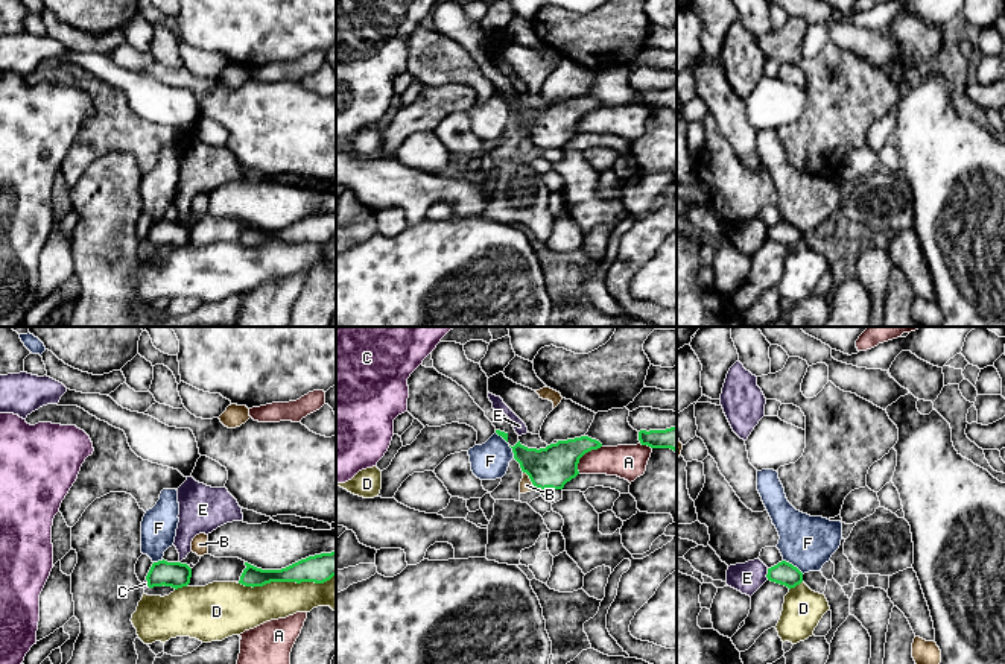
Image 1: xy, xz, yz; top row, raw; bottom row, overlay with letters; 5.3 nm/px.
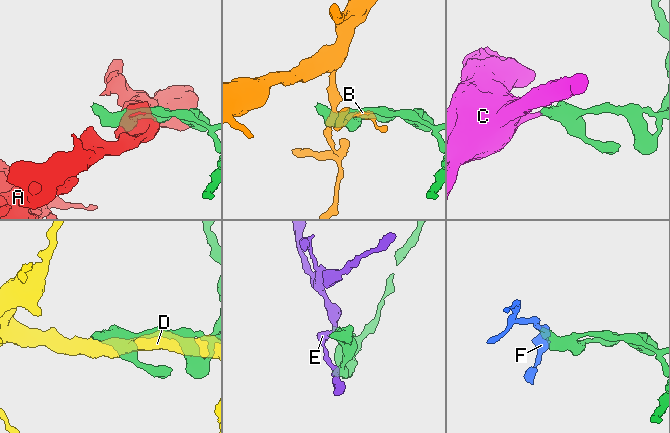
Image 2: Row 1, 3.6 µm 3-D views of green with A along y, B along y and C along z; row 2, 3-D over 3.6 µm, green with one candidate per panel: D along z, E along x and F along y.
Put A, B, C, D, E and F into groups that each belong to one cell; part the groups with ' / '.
A / B / C / D / E / F

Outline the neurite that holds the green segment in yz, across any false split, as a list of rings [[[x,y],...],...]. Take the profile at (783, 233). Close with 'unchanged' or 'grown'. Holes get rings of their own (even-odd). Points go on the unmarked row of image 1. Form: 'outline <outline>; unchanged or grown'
outline [[[786,220],[768,228],[766,237],[768,240],[785,245],[789,249],[803,242],[803,232]]]; unchanged

